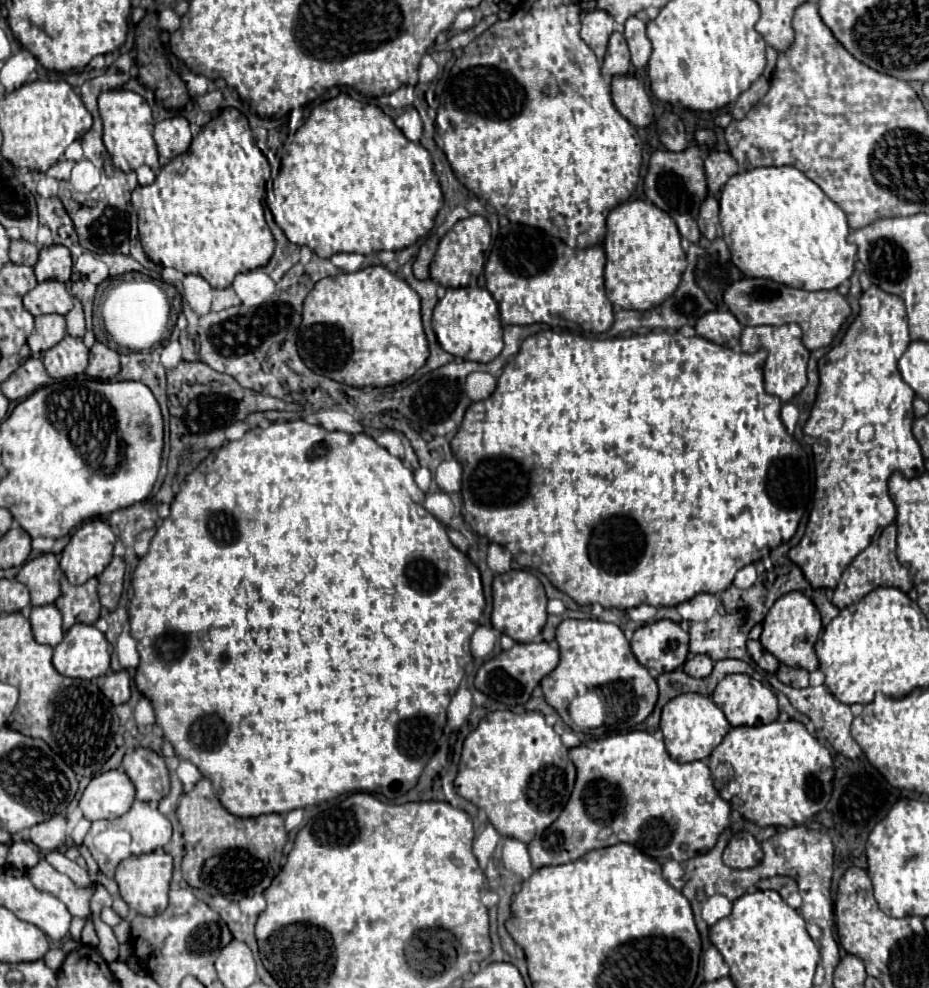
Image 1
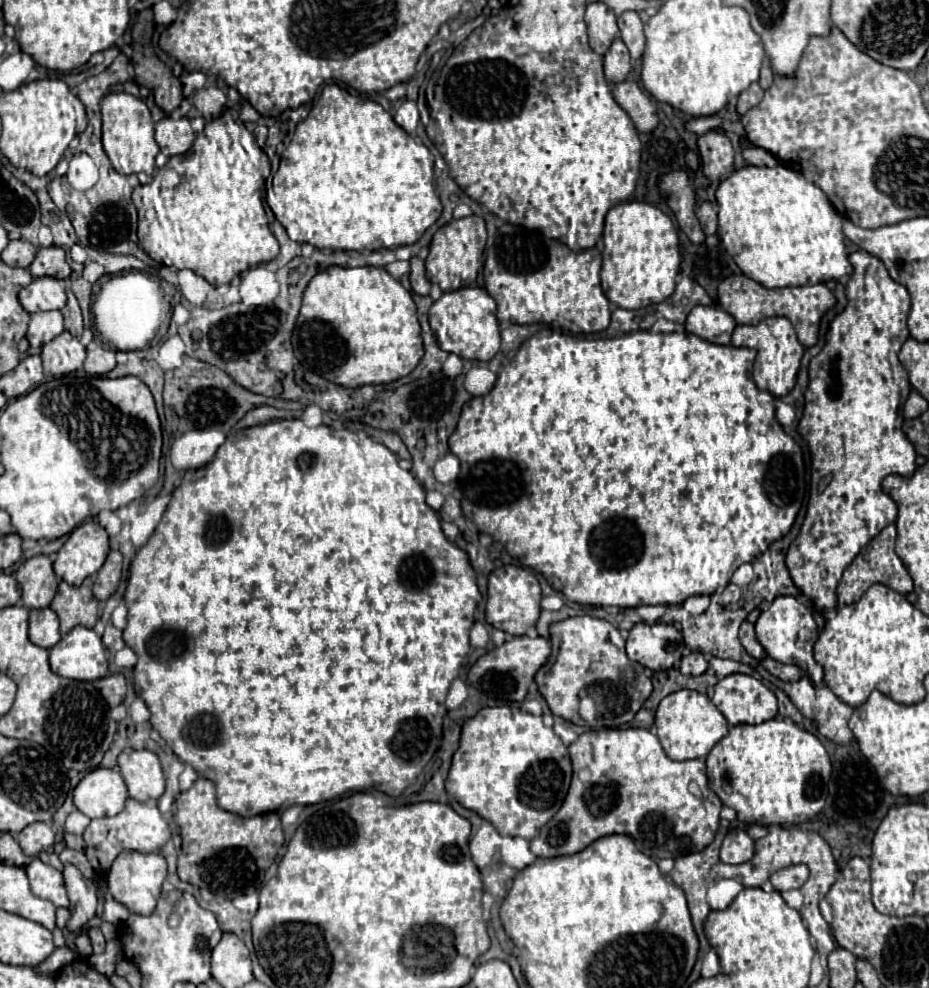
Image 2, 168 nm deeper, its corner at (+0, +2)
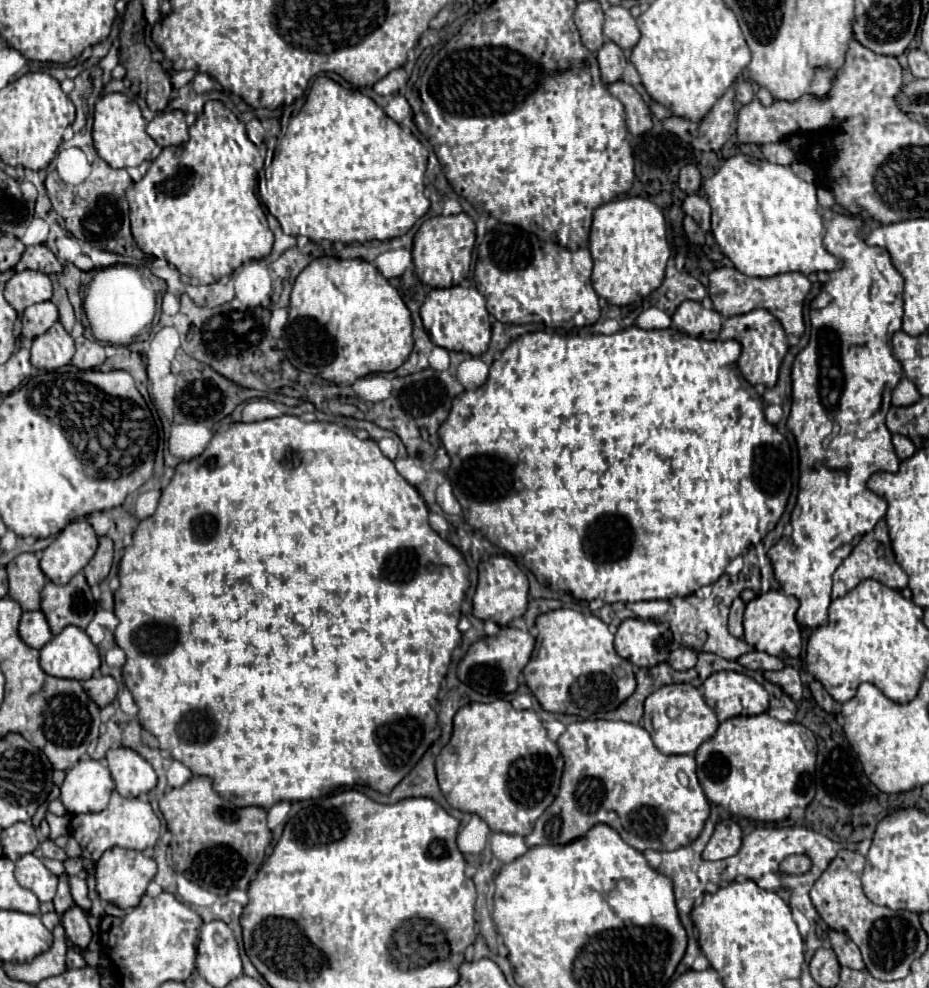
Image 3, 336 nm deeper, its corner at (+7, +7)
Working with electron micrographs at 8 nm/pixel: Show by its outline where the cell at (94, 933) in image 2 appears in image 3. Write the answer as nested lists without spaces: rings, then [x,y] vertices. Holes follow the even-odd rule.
[[[78,906],[70,908],[70,910],[62,916],[62,924],[64,924],[66,936],[70,938],[72,944],[80,946],[82,950],[86,950],[86,948],[90,946],[92,930],[90,930],[90,924],[88,924],[82,908],[78,908]]]

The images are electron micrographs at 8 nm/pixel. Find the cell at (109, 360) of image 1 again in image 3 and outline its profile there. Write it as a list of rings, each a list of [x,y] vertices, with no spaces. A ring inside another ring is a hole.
[[[78,338],[76,340],[76,354],[72,358],[72,364],[82,368],[82,370],[90,370],[90,368],[98,368],[100,364],[104,364],[106,354],[104,354],[104,346],[88,340],[88,338]]]

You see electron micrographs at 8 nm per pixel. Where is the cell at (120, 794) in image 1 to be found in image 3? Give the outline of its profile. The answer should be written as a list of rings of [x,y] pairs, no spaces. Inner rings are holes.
[[[82,758],[66,772],[60,800],[70,814],[102,812],[114,790],[114,780],[104,762]]]

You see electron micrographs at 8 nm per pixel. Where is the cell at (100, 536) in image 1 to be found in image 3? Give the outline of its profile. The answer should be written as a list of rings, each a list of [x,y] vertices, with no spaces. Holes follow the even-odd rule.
[[[84,520],[70,522],[42,552],[40,568],[54,584],[68,584],[96,554],[98,536]]]

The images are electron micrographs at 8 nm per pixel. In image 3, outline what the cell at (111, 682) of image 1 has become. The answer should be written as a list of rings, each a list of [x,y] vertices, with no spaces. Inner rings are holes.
[[[94,676],[94,678],[86,680],[82,686],[86,688],[86,692],[90,694],[90,698],[100,708],[104,708],[106,704],[110,704],[114,700],[114,696],[116,696],[116,690],[118,690],[118,686],[116,686],[116,682],[114,682],[112,676]]]

